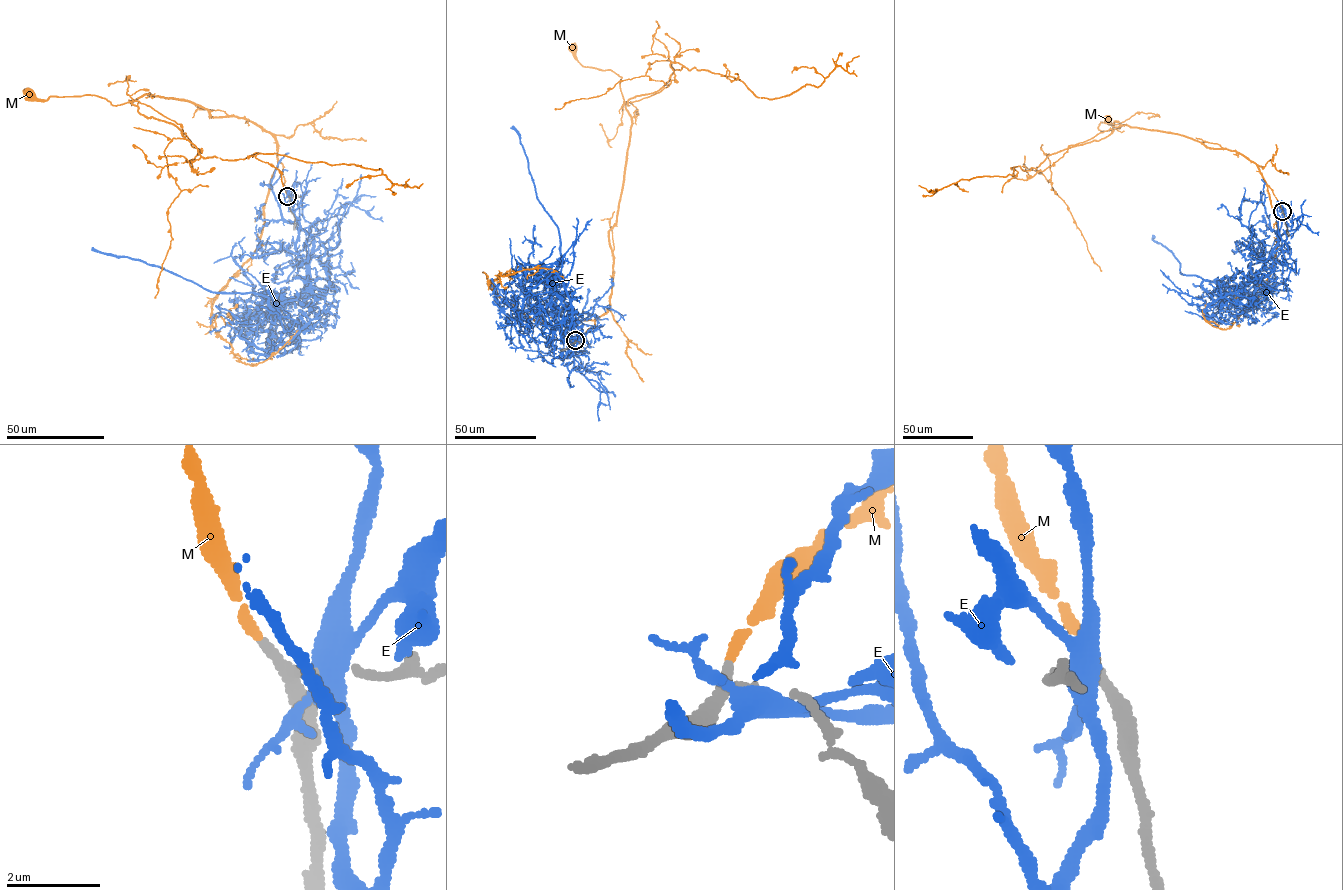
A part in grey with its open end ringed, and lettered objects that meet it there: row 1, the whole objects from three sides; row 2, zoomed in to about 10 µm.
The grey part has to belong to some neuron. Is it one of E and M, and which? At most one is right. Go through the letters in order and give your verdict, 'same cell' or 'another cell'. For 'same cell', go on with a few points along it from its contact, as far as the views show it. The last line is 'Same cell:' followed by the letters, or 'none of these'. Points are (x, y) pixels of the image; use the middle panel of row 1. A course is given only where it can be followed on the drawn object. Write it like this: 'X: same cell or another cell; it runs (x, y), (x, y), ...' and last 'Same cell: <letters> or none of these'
E: another cell
M: same cell
Same cell: M

